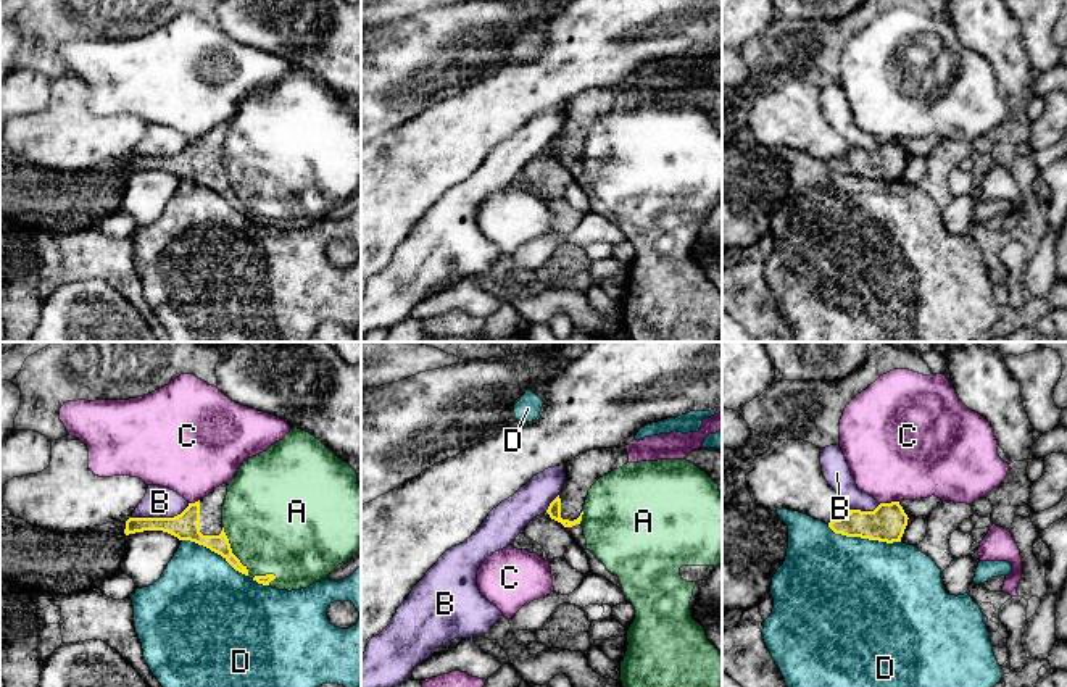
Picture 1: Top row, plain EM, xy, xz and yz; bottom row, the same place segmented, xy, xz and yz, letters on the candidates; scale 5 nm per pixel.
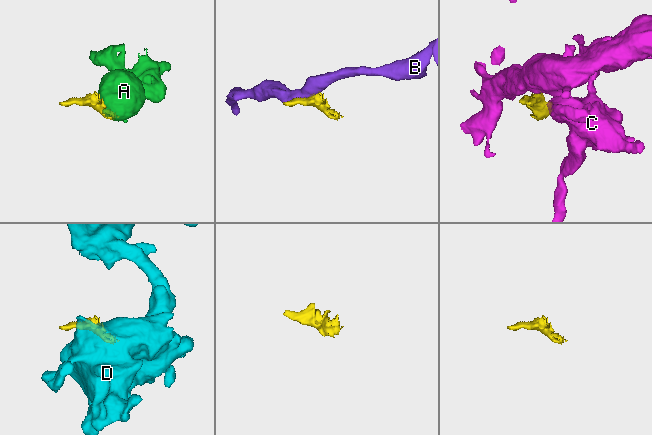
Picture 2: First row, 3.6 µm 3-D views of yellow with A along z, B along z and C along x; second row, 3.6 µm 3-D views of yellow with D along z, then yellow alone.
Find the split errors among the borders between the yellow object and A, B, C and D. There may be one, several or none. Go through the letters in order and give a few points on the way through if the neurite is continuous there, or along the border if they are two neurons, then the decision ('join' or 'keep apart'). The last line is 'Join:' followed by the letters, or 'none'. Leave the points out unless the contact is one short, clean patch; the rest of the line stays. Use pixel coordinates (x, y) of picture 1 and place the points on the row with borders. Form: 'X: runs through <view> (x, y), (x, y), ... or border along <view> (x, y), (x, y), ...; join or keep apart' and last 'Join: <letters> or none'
A: join
B: border along xy (189, 503), (173, 516), (131, 518); keep apart
C: border along yz (898, 500), (880, 503); keep apart
D: keep apart
Join: A

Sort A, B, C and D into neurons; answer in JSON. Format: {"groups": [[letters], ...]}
{"groups": [["A"], ["B"], ["C"], ["D"]]}

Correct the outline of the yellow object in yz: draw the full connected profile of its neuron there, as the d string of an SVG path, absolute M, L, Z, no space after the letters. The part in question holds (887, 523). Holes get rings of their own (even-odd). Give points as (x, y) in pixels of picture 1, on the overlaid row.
M899 502L880 503L874 511L849 510L845 518L833 519L828 527L835 534L878 542L901 542L907 514Z

